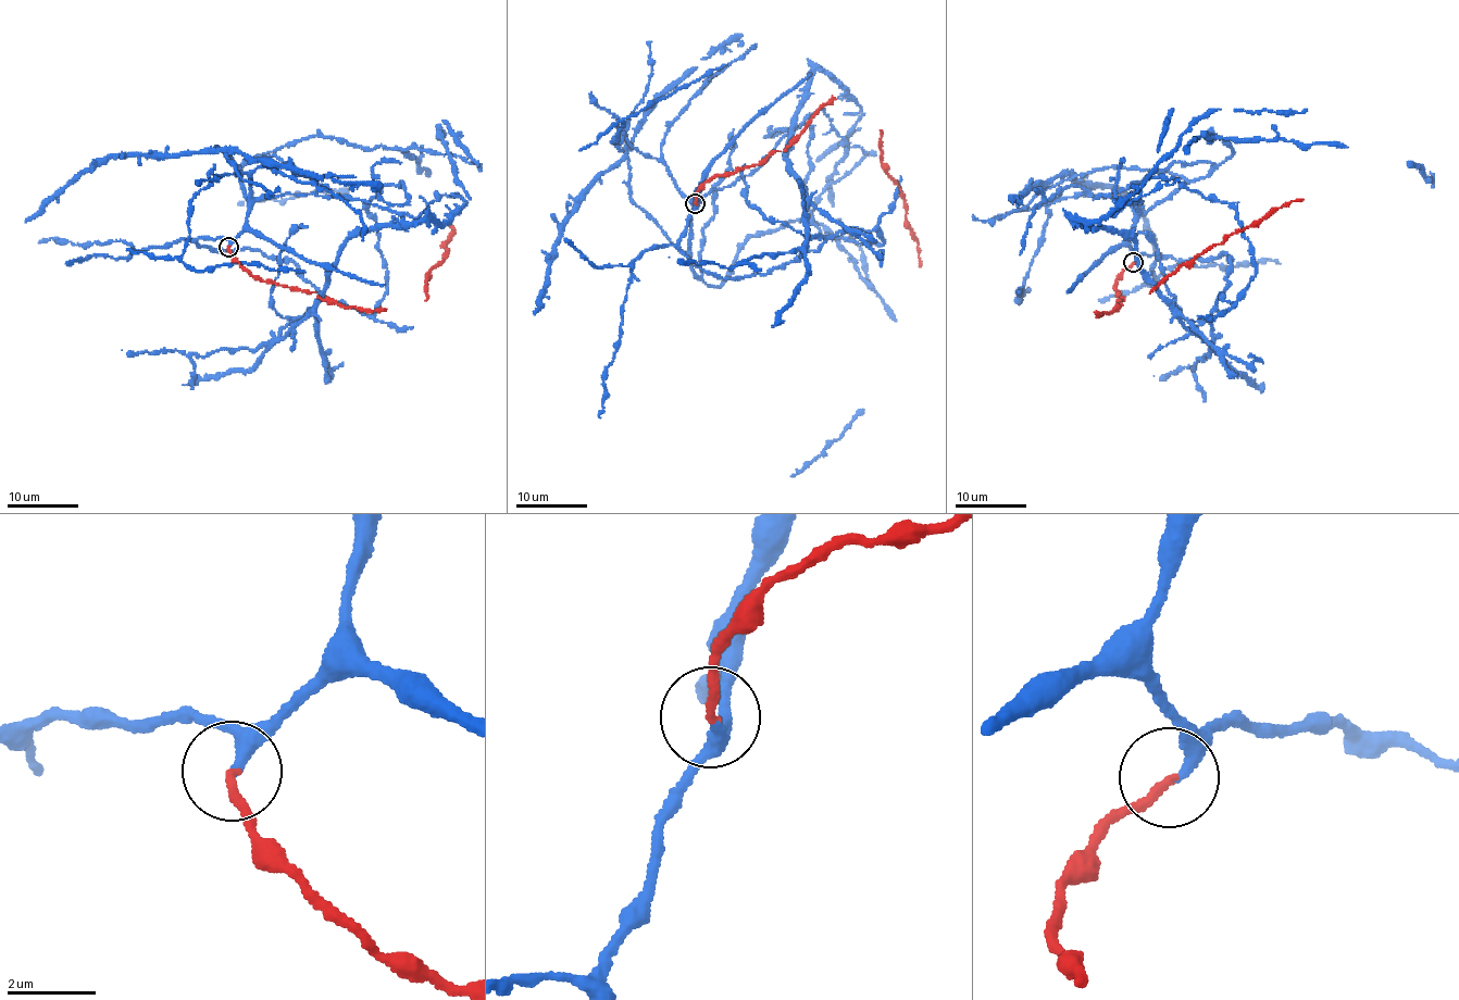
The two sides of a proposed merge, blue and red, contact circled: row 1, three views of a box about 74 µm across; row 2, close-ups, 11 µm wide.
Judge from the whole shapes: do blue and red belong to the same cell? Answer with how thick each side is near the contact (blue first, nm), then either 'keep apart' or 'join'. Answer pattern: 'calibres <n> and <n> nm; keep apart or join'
calibres 280 and 200 nm; join

